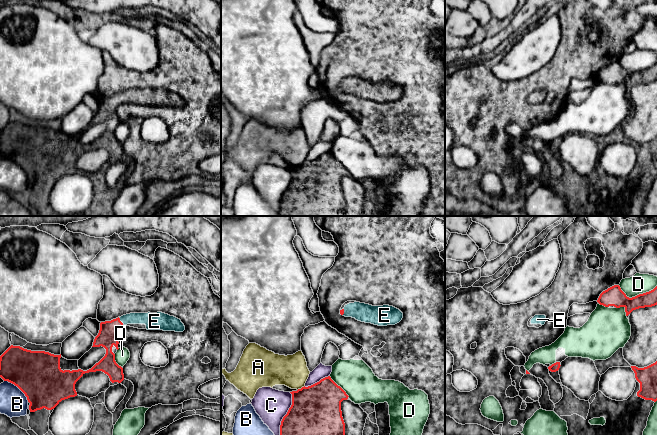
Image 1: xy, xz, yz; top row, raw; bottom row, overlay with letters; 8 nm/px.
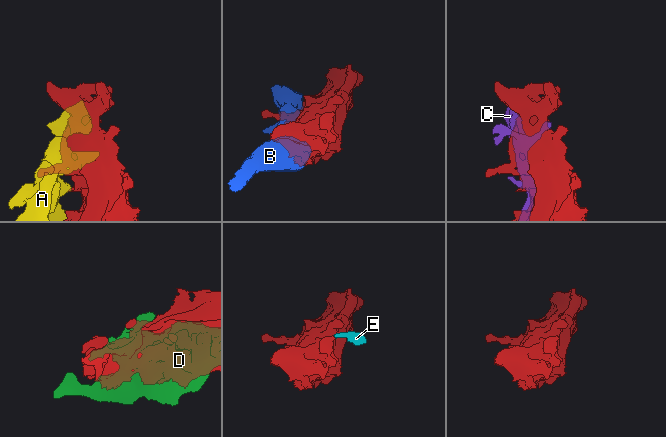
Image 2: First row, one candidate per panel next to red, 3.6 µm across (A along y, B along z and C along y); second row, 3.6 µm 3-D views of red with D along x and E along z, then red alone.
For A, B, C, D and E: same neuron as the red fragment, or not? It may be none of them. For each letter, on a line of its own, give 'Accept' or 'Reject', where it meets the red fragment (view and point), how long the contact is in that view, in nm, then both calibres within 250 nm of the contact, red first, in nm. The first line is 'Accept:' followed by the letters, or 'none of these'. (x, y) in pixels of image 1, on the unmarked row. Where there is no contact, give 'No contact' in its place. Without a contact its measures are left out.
Accept: E
A: Reject. Touches red at xz (301, 164). Shared border 80 nm. Thickness 420 nm (red) against 260 nm
B: Reject. Touches red at xy (21, 166). Shared border 220 nm. Thickness 380 nm (red) against 220 nm
C: Reject. Touches red at xz (284, 192). Shared border 400 nm. Thickness 500 nm (red) against 260 nm
D: Reject. Touches red at yz (636, 72). Shared border 320 nm. Thickness 160 nm (red) against 160 nm
E: Accept. Touches red at xy (119, 96). Shared border 70 nm. Thickness 150 nm (red) against 110 nm

